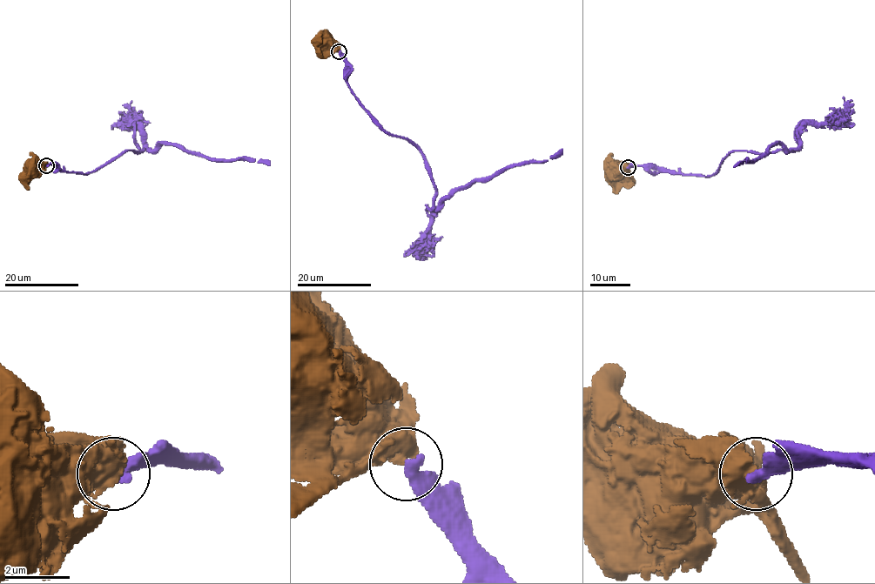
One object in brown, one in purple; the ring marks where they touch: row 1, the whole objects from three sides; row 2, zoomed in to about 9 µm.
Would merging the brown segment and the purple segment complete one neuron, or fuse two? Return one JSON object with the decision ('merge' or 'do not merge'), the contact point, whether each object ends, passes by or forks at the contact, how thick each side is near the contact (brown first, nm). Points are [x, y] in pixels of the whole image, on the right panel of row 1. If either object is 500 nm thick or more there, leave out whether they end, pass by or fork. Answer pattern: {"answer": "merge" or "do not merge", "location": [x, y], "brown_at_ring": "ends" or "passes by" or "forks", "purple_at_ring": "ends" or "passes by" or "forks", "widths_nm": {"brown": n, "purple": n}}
{"answer": "merge", "location": [628, 167], "widths_nm": {"brown": 700, "purple": 440}}

